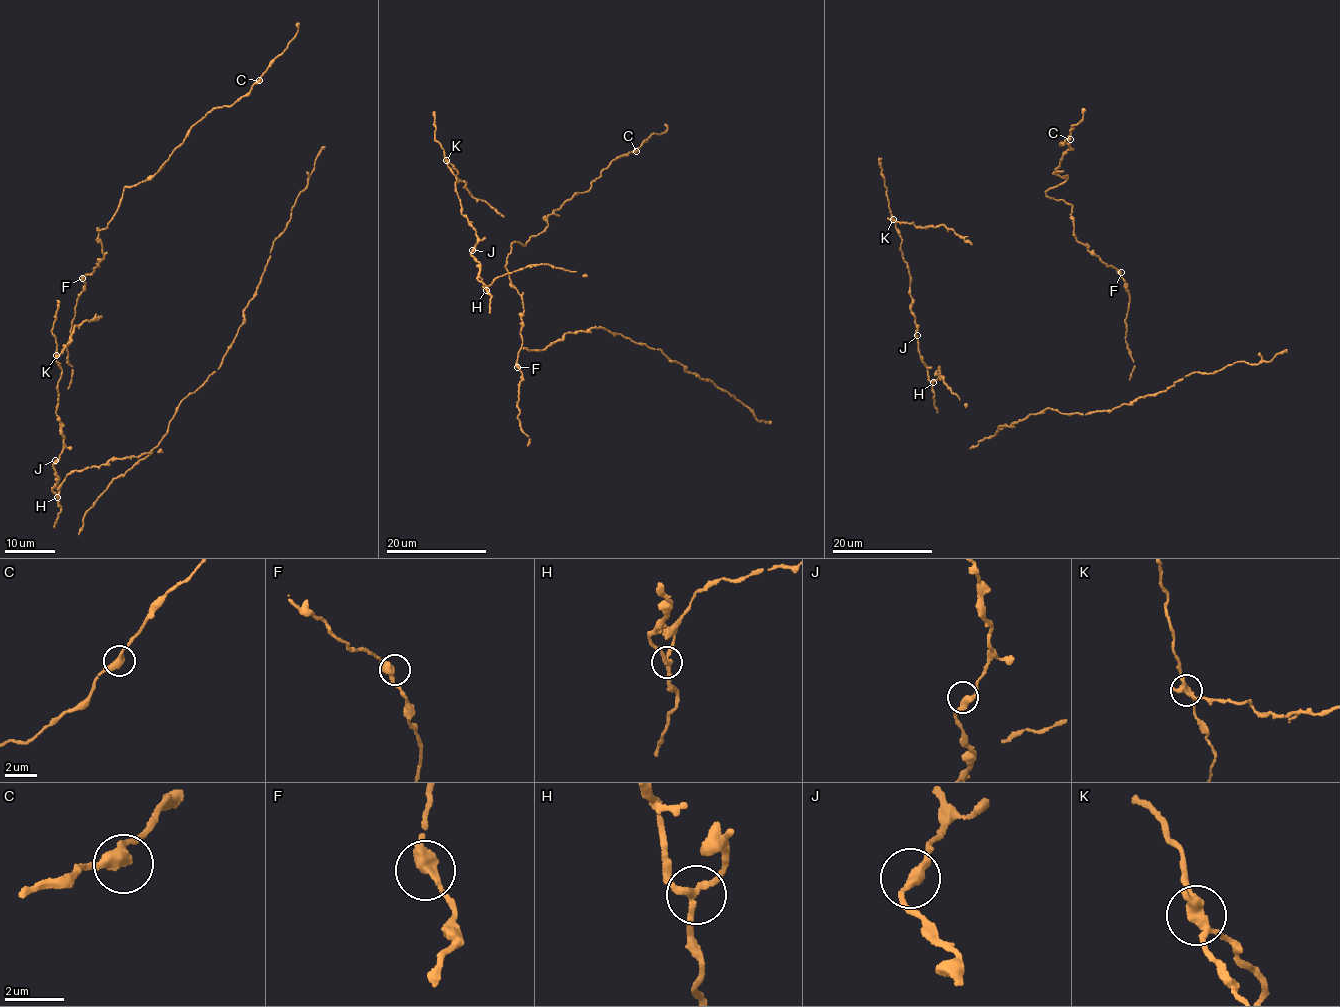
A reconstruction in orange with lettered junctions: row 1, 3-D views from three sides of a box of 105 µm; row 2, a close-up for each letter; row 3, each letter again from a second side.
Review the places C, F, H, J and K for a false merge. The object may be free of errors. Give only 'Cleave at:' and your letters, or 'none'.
Cleave at: K

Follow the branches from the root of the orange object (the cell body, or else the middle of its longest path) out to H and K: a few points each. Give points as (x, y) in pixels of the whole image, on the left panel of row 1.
H: (57, 462), (52, 464), (57, 482), (52, 491), (57, 497)
K: (57, 462), (64, 438), (56, 414), (58, 383), (62, 372), (57, 355)

